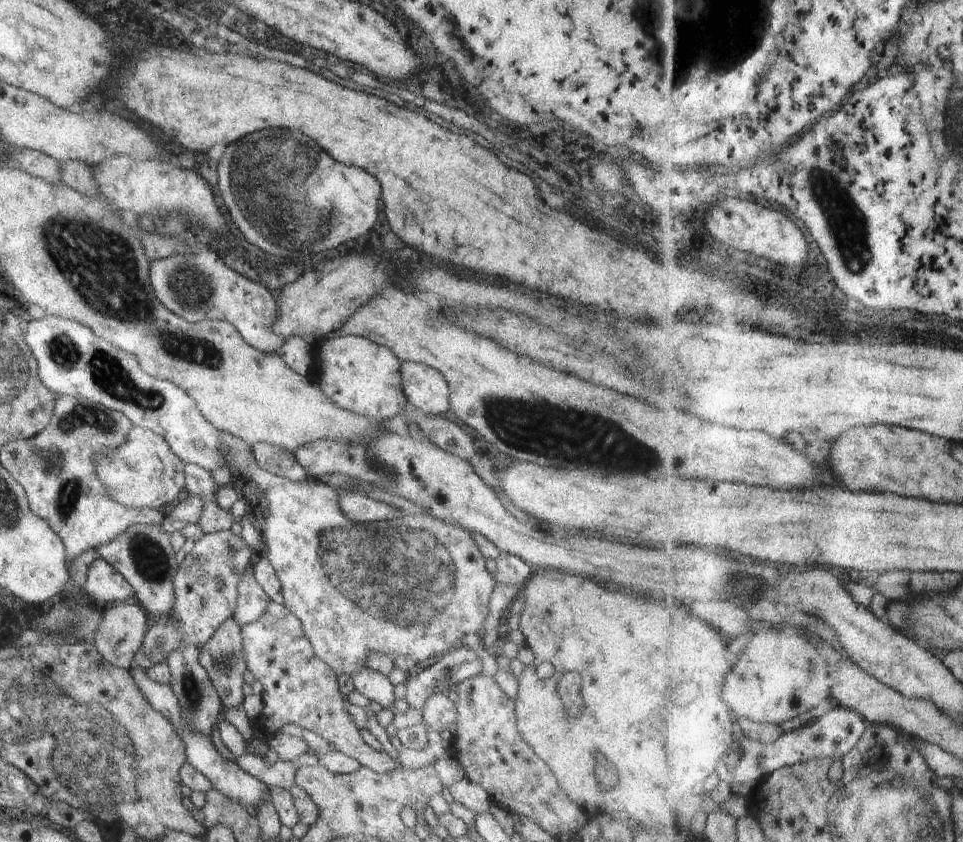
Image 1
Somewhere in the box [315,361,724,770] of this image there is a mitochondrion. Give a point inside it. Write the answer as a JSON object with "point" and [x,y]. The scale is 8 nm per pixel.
{"point":[398,574]}

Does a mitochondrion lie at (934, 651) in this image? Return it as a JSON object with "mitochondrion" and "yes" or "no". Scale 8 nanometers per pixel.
{"mitochondrion":"no"}

